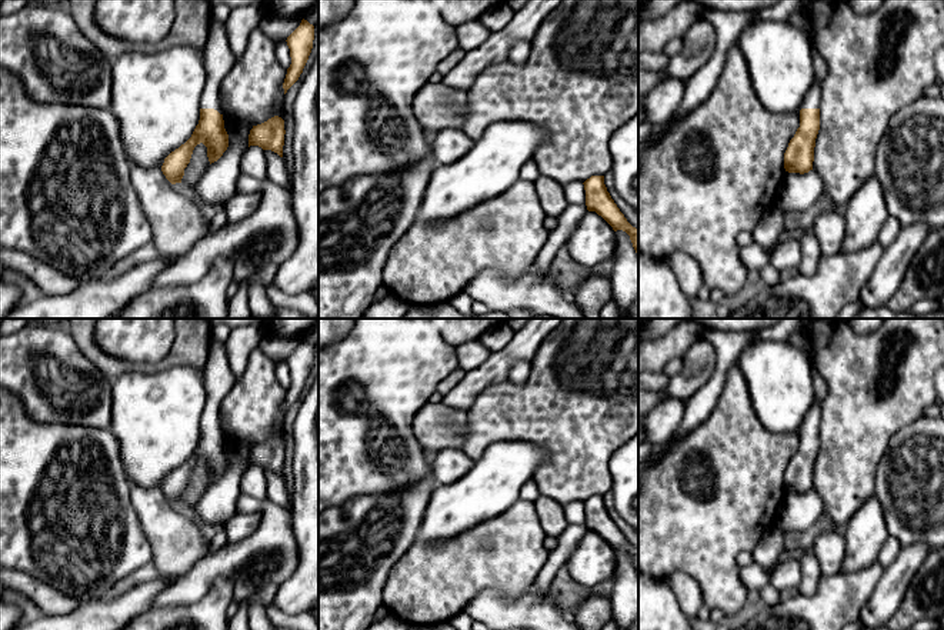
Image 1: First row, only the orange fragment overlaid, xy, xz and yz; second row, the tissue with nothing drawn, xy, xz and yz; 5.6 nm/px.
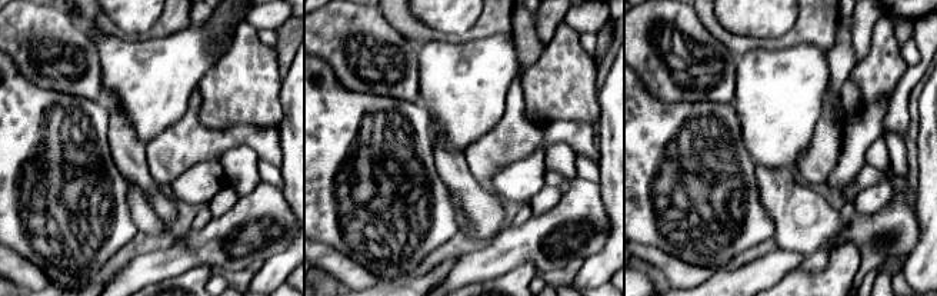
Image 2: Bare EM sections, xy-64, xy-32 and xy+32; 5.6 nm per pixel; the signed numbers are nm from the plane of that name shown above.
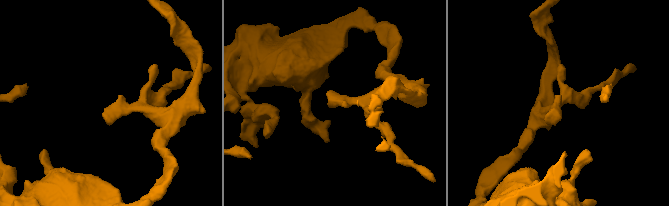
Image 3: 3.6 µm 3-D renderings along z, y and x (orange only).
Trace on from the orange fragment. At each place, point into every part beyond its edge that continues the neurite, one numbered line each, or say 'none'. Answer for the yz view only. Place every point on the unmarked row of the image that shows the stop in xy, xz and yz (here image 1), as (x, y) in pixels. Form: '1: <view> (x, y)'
1: yz (813, 419)

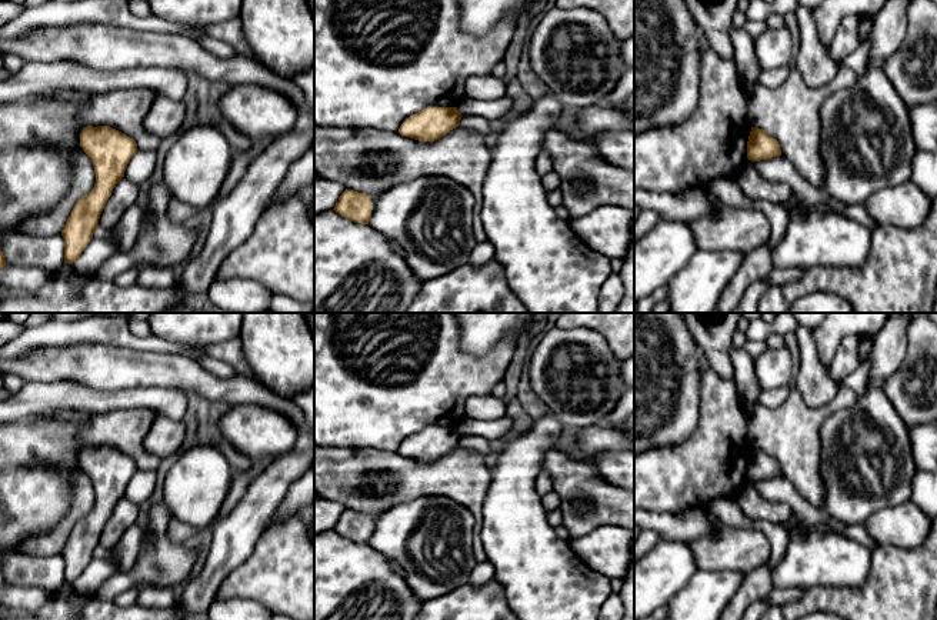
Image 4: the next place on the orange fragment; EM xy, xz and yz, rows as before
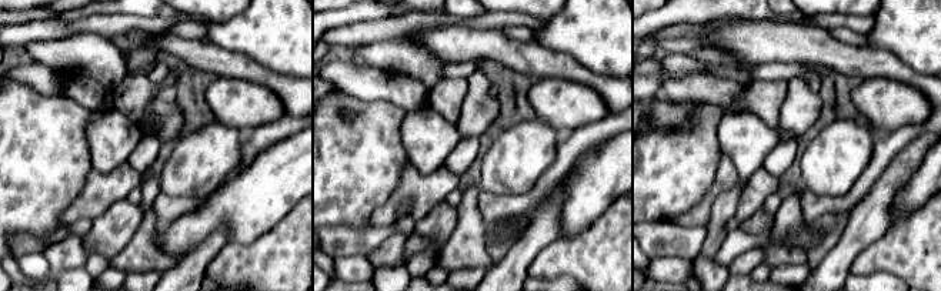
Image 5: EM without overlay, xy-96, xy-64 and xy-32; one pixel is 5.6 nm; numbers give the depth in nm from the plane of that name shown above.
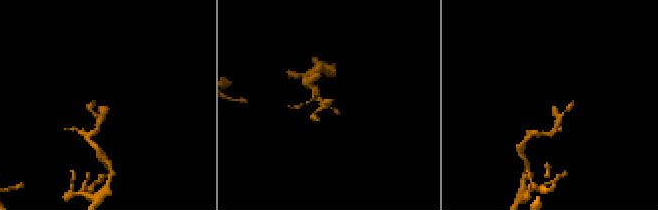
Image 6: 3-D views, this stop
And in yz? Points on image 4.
none

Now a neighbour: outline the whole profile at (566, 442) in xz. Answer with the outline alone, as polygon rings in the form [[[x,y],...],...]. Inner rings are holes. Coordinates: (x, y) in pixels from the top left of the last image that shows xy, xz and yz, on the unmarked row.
[[[564,430],[556,444],[554,449],[564,451],[568,457],[583,460],[591,469],[597,470],[596,464],[596,453],[583,453],[576,440],[576,431]]]

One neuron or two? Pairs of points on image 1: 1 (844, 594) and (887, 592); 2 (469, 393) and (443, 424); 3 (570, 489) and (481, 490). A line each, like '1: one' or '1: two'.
1: two
2: two
3: two

